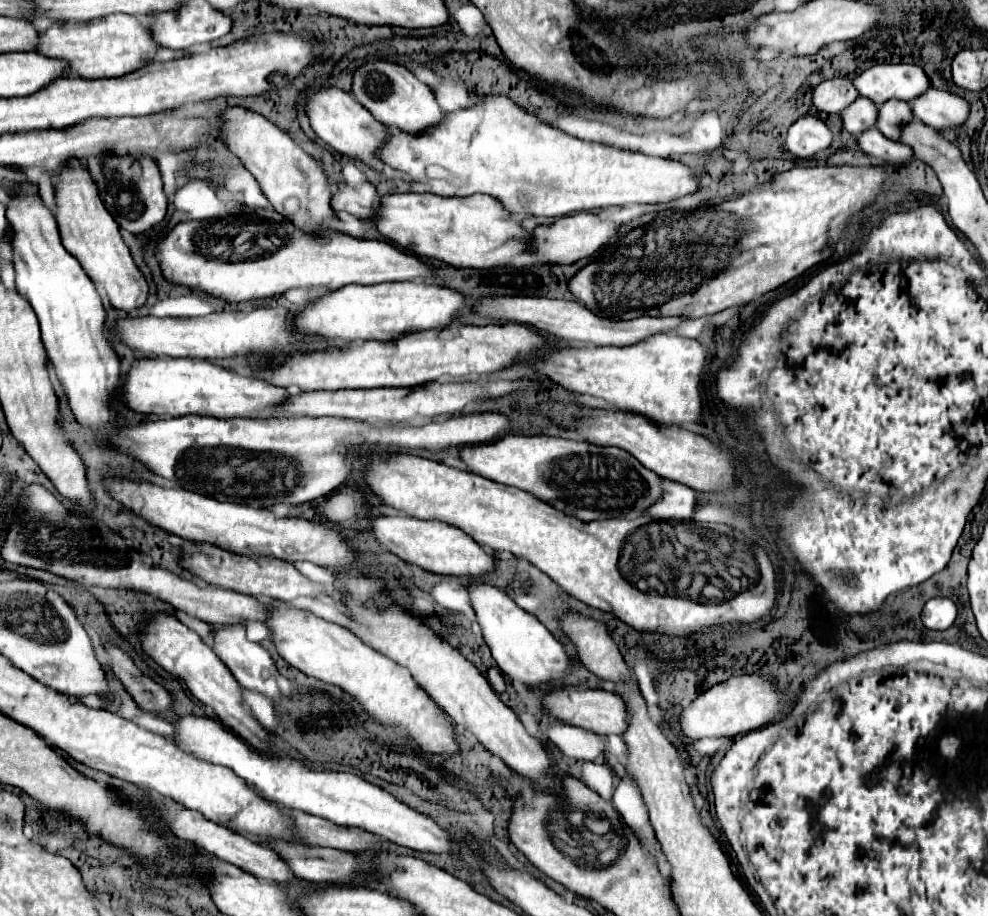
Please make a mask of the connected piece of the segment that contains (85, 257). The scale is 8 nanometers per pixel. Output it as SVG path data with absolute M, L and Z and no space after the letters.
M65 170L59 174L59 184L55 188L55 202L59 208L57 224L61 242L67 252L71 252L87 272L87 276L101 284L109 304L115 310L133 312L147 304L149 298L149 284L137 264L131 258L129 248L123 242L117 222L103 206L95 182L89 178L87 170Z

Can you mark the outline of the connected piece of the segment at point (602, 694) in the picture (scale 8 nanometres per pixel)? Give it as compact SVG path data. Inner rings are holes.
M573 686L557 688L543 698L543 706L555 718L559 718L567 724L591 730L595 734L617 734L617 736L621 736L621 734L625 734L625 730L629 726L629 710L627 710L625 700L619 694L605 692L605 690L575 690Z

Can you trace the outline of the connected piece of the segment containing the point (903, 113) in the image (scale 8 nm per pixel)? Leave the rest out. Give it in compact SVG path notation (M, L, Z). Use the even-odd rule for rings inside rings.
M889 100L885 104L879 106L879 116L877 116L877 124L875 128L889 140L897 140L899 128L905 122L911 122L913 114L909 110L907 102L901 100Z

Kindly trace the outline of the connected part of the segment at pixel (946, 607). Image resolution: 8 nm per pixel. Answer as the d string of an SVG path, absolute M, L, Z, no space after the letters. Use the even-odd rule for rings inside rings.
M931 598L921 612L921 620L929 630L947 630L955 622L955 616L957 608L949 598Z

